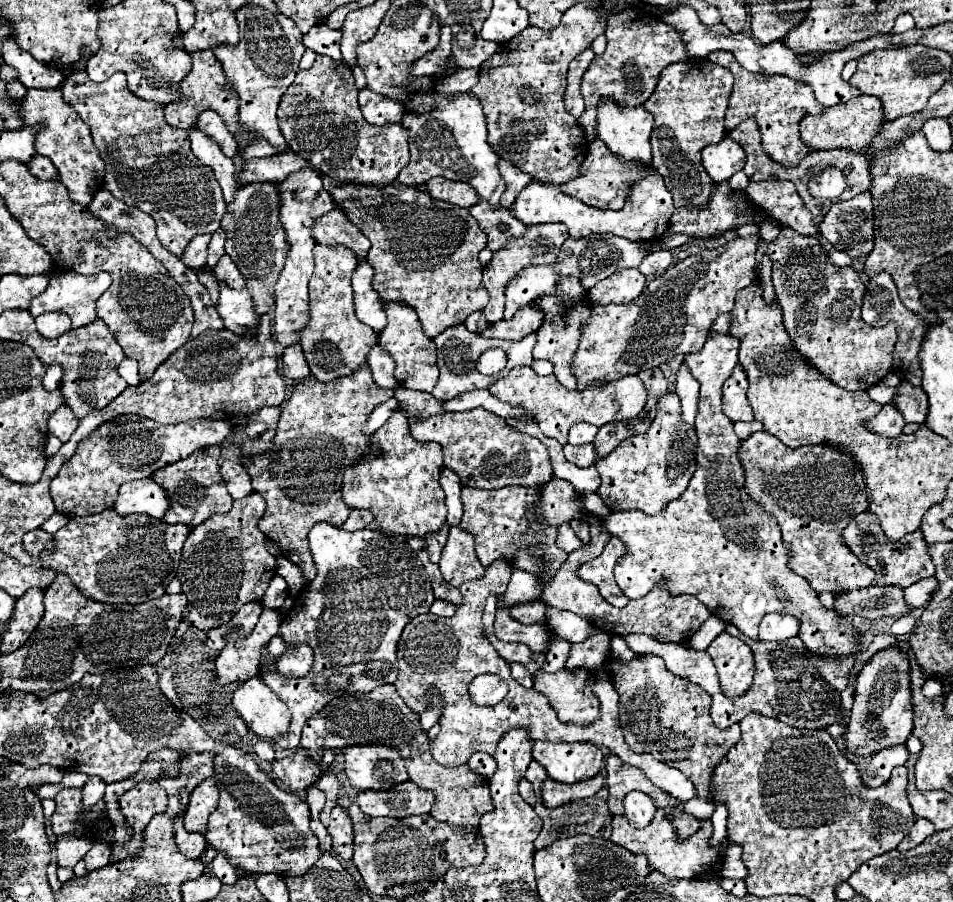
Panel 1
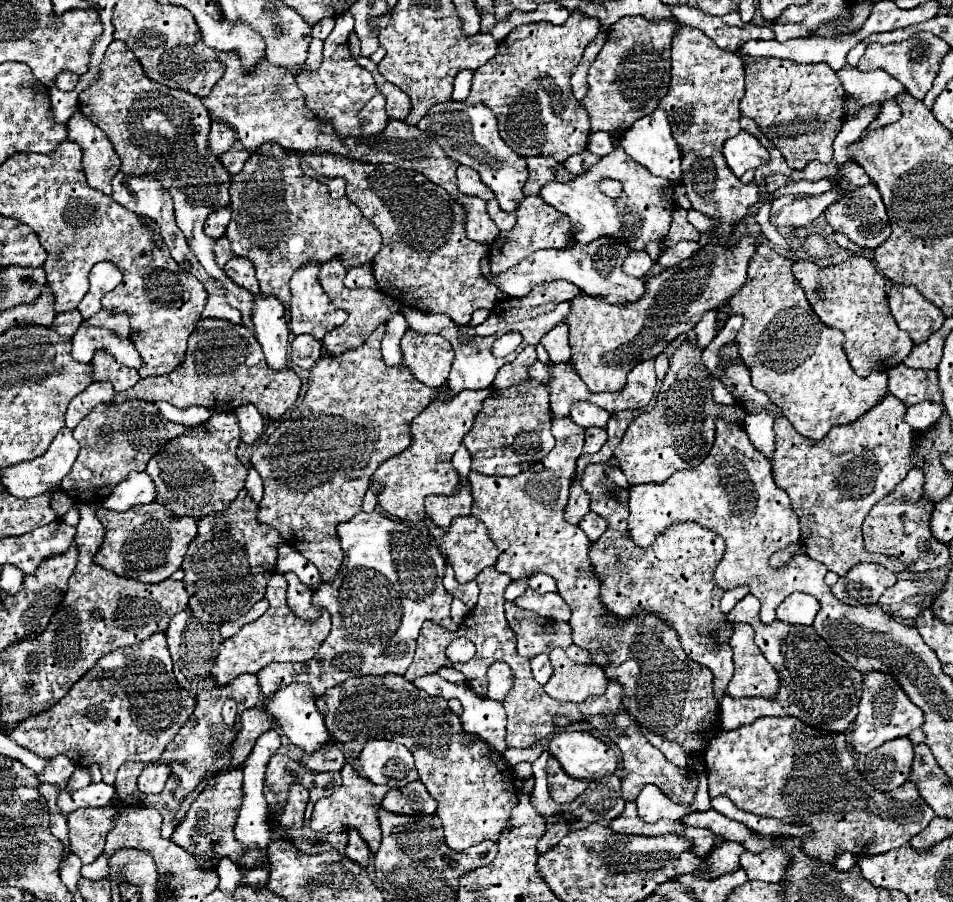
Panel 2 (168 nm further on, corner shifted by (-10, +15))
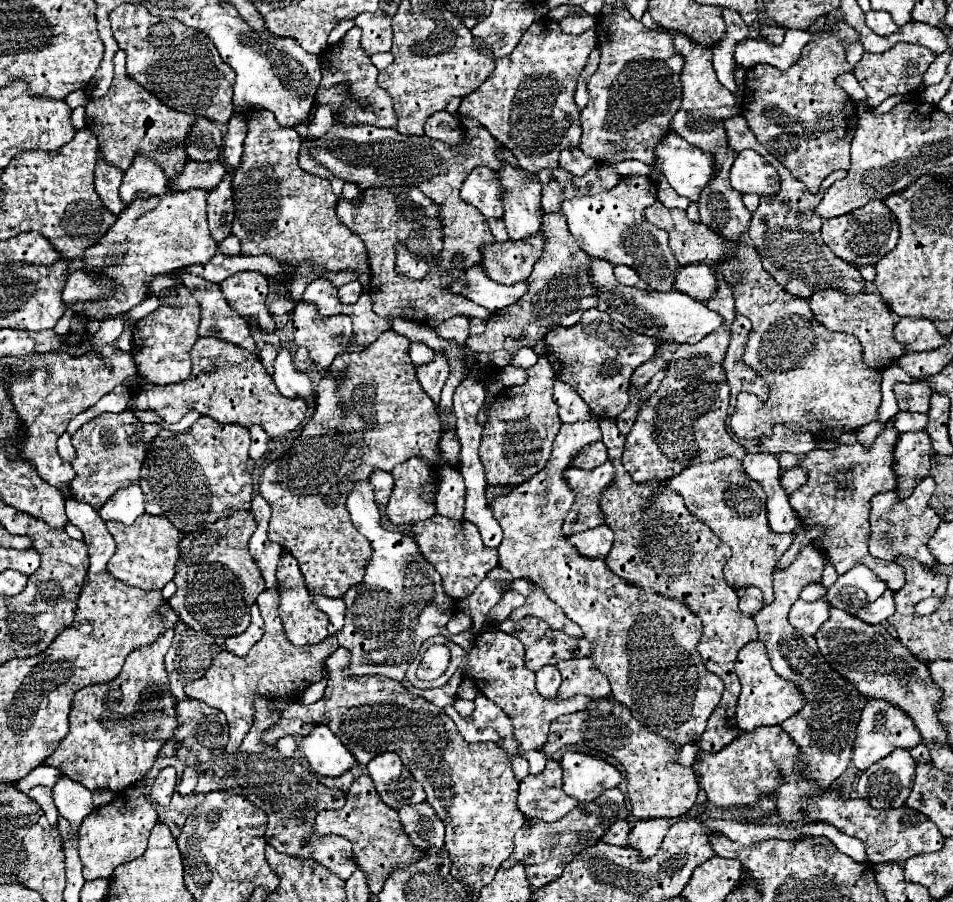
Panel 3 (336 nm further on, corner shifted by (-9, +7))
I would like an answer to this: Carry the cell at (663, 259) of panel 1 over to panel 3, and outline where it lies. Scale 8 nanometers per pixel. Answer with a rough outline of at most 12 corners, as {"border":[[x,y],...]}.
{"border":[[707,264],[679,266],[673,286],[709,300],[717,282]]}

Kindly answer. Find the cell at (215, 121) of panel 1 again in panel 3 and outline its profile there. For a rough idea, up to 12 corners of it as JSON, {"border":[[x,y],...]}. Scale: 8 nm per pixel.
{"border":[[197,118],[185,142],[187,156],[215,162],[223,144],[221,130]]}

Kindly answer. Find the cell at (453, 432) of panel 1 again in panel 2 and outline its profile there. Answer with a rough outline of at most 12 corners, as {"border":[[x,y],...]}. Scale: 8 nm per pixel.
{"border":[[544,382],[496,390],[464,436],[472,470],[516,476],[554,448]]}

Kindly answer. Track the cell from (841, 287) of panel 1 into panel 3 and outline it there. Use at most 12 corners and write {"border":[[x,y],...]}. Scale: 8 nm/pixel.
{"border":[[827,288],[809,300],[831,332],[861,342],[865,366],[905,354],[881,294]]}

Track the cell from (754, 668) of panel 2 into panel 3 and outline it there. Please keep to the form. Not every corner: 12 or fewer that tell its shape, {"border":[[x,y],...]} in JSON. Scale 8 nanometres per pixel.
{"border":[[761,640],[739,650],[741,730],[781,724],[805,704]]}

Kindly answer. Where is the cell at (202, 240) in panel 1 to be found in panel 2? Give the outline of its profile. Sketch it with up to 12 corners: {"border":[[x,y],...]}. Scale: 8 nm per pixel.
{"border":[[218,208],[206,218],[204,232],[216,240],[224,236],[230,208]]}

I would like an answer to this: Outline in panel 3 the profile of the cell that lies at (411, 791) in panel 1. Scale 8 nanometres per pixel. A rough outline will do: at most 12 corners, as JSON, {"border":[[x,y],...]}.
{"border":[[427,802],[397,812],[417,848],[443,846],[443,822]]}

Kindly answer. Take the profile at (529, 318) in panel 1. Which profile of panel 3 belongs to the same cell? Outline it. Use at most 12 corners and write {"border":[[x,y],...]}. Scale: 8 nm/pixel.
{"border":[[543,214],[547,246],[527,294],[467,338],[511,364],[503,338],[537,342],[597,306],[589,256],[563,214]]}

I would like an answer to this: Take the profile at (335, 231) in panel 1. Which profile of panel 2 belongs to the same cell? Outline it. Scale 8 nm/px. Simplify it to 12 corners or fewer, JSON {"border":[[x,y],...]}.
{"border":[[262,144],[232,176],[232,252],[290,302],[300,266],[382,246],[350,200]]}

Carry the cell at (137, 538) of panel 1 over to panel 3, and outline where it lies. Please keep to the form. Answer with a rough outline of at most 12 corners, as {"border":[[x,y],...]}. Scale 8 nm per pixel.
{"border":[[163,516],[107,522],[111,576],[143,590],[173,580],[183,532]]}

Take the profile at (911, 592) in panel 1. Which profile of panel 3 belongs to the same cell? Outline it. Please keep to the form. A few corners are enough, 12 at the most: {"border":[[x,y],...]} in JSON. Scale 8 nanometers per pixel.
{"border":[[885,590],[857,618],[881,624],[895,612],[893,592]]}

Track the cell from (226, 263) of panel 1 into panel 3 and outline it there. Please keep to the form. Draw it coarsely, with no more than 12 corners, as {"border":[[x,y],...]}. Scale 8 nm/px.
{"border":[[239,272],[219,288],[233,310],[267,330],[267,278]]}

